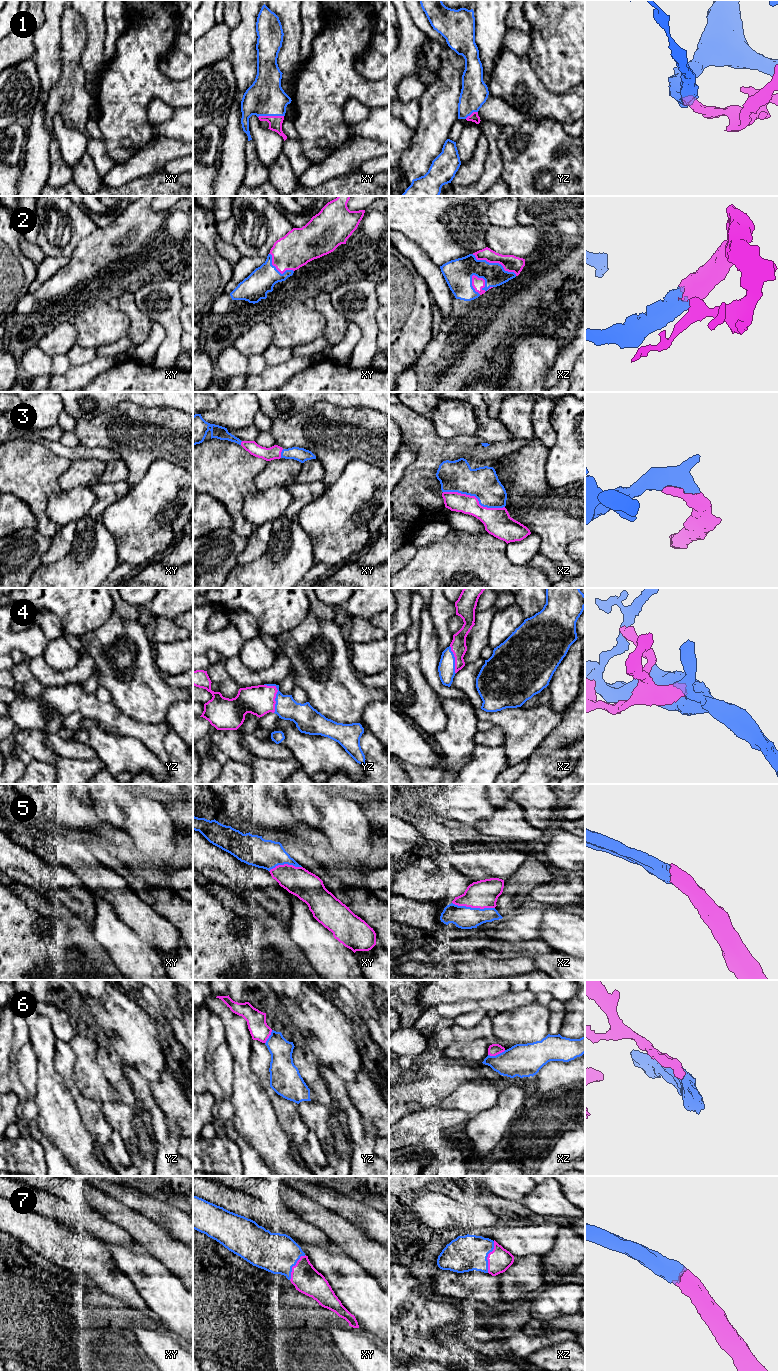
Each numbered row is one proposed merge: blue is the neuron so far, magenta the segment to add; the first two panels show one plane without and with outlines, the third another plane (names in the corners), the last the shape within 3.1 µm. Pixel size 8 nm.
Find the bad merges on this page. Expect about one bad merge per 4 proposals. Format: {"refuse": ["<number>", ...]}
{"refuse": ["6"]}

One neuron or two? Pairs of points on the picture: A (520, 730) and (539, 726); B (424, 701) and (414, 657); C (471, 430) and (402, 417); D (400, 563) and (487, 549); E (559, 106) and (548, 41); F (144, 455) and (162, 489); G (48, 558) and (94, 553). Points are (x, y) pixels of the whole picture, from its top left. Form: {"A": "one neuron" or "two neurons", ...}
{"A": "one neuron", "B": "one neuron", "C": "two neurons", "D": "two neurons", "E": "two neurons", "F": "two neurons", "G": "two neurons"}

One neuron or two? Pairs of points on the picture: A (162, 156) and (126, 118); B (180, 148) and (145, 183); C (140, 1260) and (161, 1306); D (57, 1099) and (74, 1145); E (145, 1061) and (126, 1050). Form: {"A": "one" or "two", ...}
{"A": "two", "B": "two", "C": "one", "D": "one", "E": "one"}

